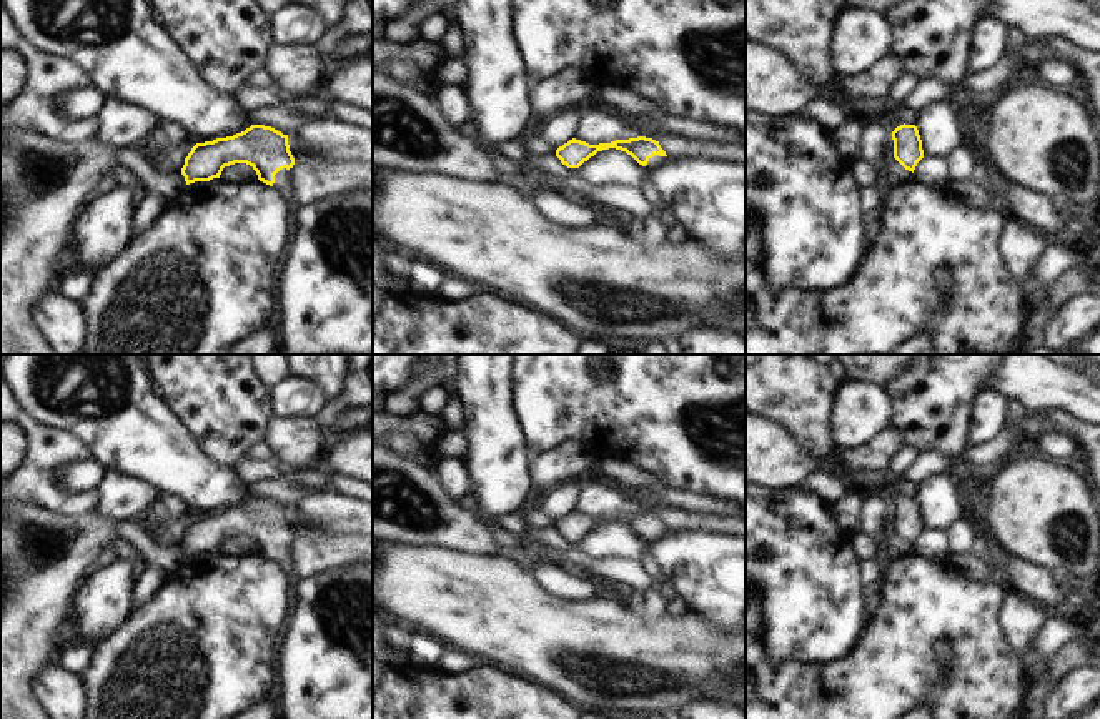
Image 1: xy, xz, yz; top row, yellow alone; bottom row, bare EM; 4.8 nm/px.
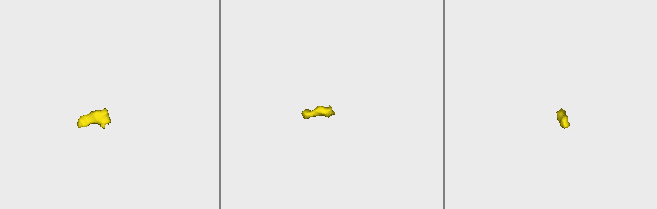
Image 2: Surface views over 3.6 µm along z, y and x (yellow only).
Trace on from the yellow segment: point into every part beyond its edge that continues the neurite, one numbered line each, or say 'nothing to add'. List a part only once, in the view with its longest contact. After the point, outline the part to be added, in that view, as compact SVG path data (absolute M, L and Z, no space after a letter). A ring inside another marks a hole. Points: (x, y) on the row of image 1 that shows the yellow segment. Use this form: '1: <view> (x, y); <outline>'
1: xy (282, 178); M283 168L275 175L273 186L283 195L283 198L288 201L290 206L295 205L293 201L293 190L291 190L291 180L290 180L290 170Z
2: yz (891, 114); M884 102L874 110L874 115L877 115L890 131L894 131L897 126L904 125L902 110L904 105Z

